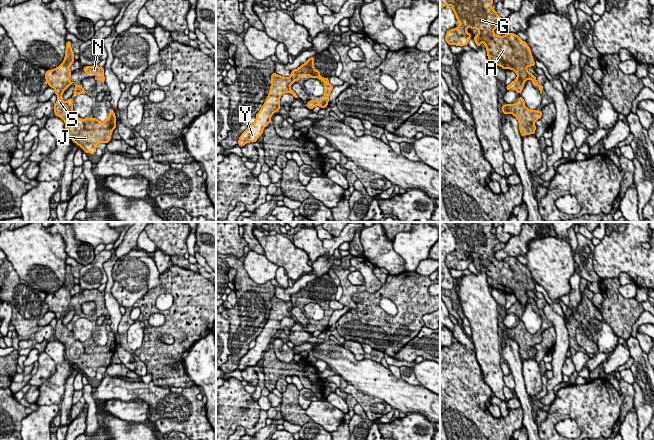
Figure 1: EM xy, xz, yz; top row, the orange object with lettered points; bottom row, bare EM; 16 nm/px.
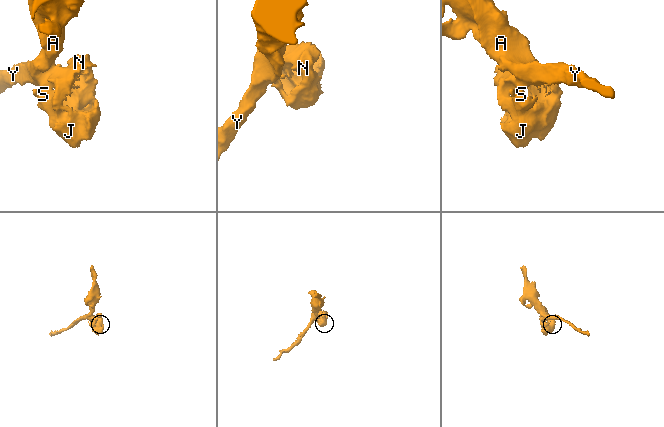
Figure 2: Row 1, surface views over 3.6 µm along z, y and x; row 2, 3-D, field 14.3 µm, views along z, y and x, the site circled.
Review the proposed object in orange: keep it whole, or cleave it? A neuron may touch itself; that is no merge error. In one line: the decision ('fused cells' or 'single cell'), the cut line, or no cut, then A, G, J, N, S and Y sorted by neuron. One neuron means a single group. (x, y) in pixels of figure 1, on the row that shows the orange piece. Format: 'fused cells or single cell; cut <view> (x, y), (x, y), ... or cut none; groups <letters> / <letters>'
fused cells; cut yz (518, 76), (523, 85); groups A G Y / J N S

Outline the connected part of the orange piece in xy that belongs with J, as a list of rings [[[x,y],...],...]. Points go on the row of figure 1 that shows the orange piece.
[[[59,95],[54,104],[54,113],[65,122],[65,134],[72,141],[86,153],[95,154],[99,143],[107,144],[111,140],[111,134],[116,128],[115,112],[111,109],[107,119],[100,122],[97,118],[81,119],[76,117],[72,106],[72,98],[64,102],[62,95]]]

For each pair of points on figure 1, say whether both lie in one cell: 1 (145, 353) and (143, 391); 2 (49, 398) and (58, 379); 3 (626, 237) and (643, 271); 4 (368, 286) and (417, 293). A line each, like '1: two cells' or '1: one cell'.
1: two cells
2: one cell
3: one cell
4: two cells

